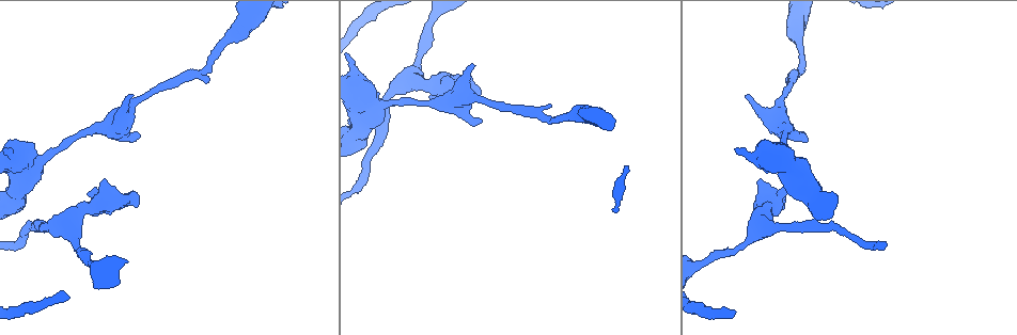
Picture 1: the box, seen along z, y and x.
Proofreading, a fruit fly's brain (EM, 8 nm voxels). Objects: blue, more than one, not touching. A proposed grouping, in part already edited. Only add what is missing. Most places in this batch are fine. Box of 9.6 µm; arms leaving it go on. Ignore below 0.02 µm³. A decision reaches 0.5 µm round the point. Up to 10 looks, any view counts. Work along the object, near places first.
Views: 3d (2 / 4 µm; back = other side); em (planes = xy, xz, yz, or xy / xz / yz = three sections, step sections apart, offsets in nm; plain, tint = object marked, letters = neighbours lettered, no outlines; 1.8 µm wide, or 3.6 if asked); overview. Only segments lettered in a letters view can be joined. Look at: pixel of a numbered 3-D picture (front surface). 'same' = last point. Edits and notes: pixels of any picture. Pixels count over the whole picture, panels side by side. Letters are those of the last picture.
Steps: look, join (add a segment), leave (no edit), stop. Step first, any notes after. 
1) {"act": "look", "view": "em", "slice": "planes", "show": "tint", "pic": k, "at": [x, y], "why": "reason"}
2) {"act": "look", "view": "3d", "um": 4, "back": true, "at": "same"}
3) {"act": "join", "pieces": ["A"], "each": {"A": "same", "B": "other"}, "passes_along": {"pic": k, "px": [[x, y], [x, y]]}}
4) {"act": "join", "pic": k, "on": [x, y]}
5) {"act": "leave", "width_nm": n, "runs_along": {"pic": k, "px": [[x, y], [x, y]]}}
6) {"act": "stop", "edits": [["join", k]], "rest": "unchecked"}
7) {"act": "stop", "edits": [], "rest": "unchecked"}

{"act": "look", "view": "3d", "um": 4, "pic": 1, "at": [376, 102], "why": "thick turns thin"}

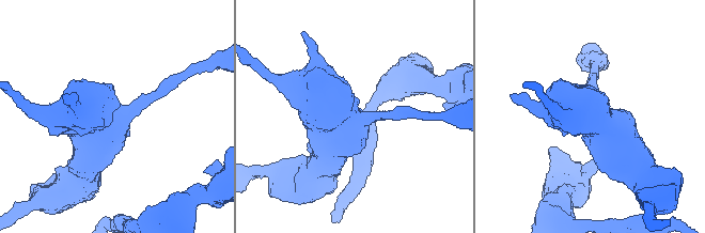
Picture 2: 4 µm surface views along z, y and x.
{"act": "look", "view": "em", "um": 3.6, "slice": "planes", "show": "letters", "pic": 2, "at": [356, 118]}

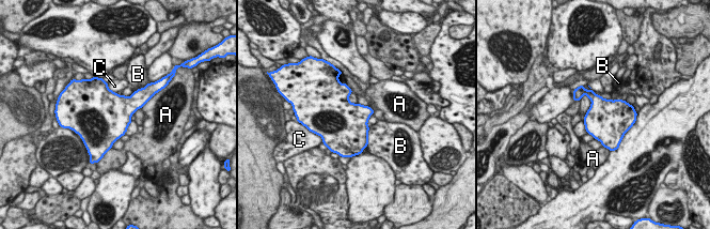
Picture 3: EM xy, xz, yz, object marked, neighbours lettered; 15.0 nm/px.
{"act": "leave", "each": {"A": "other", "B": "other", "C": "other"}, "found": "none of them fits"}

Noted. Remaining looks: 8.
{"act": "look", "view": "em", "um": 3.6, "slice": "planes", "show": "letters", "pic": 1, "at": [133, 205], "why": "stops while still wide"}

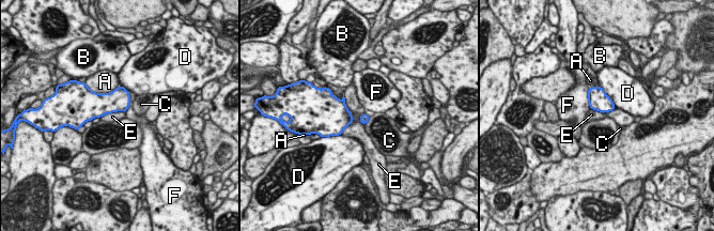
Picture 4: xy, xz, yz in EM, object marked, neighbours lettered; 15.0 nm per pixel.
{"act": "leave", "each": {"A": "other", "B": "other", "C": "other", "D": "other", "E": "other", "F": "other"}, "border": {"pic": 4, "px": [[343, 93], [352, 122], [340, 134]]}, "found": "none of them fits"}

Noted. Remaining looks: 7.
{"act": "look", "view": "em", "um": 3.6, "slice": "planes", "show": "tint", "pic": 1, "at": [753, 231], "why": "sudden change in width"}

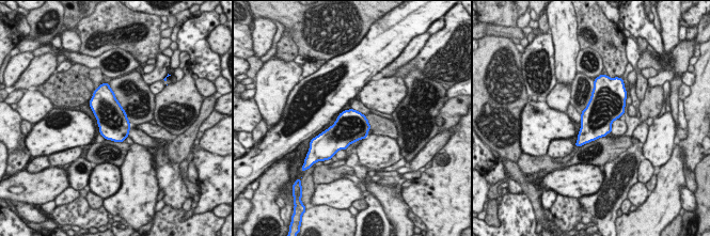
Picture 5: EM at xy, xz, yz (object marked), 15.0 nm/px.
{"act": "look", "view": "em", "um": 3.6, "slice": "planes", "show": "letters", "at": "same", "why": "see the neighbours"}

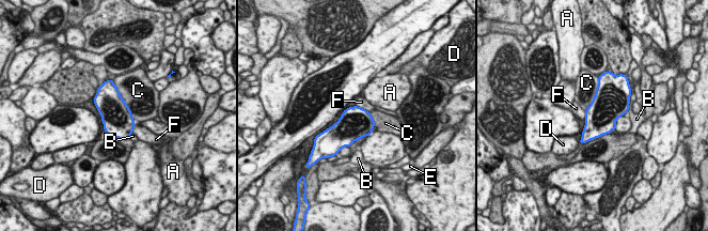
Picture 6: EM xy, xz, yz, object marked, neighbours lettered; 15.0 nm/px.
{"act": "leave", "each": {"A": "other", "B": "other", "C": "other", "D": "other", "E": "other", "F": "other"}, "border": {"pic": 6, "px": [[356, 104], [368, 112]]}, "found": "no lettered segment goes on from it"}

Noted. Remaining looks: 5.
{"act": "look", "view": "3d", "um": 4, "pic": 1, "at": [92, 265], "why": "three arms meet"}

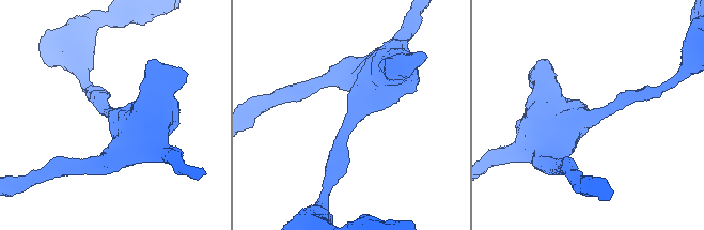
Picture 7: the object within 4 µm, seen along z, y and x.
{"act": "look", "view": "em", "slice": "planes", "show": "letters", "pic": 7, "at": [350, 121], "arms": 3, "arm_widths_nm": [240, 240, 380], "why": "now the EM"}

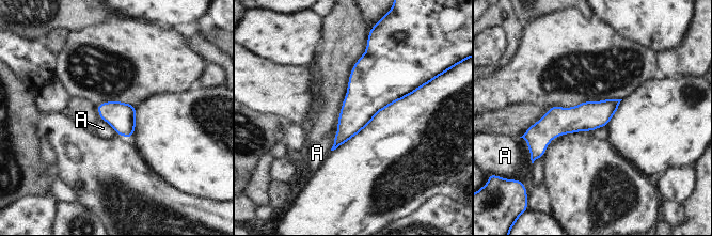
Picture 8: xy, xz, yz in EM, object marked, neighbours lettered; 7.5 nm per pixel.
{"act": "leave", "each": {"A": "other"}, "runs_along": {"pic": 8, "px": [[616, 101], [597, 114], [531, 132]]}, "found": "none of them fits"}

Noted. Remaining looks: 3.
{"act": "stop", "edits": [], "rest": "unchecked"}

